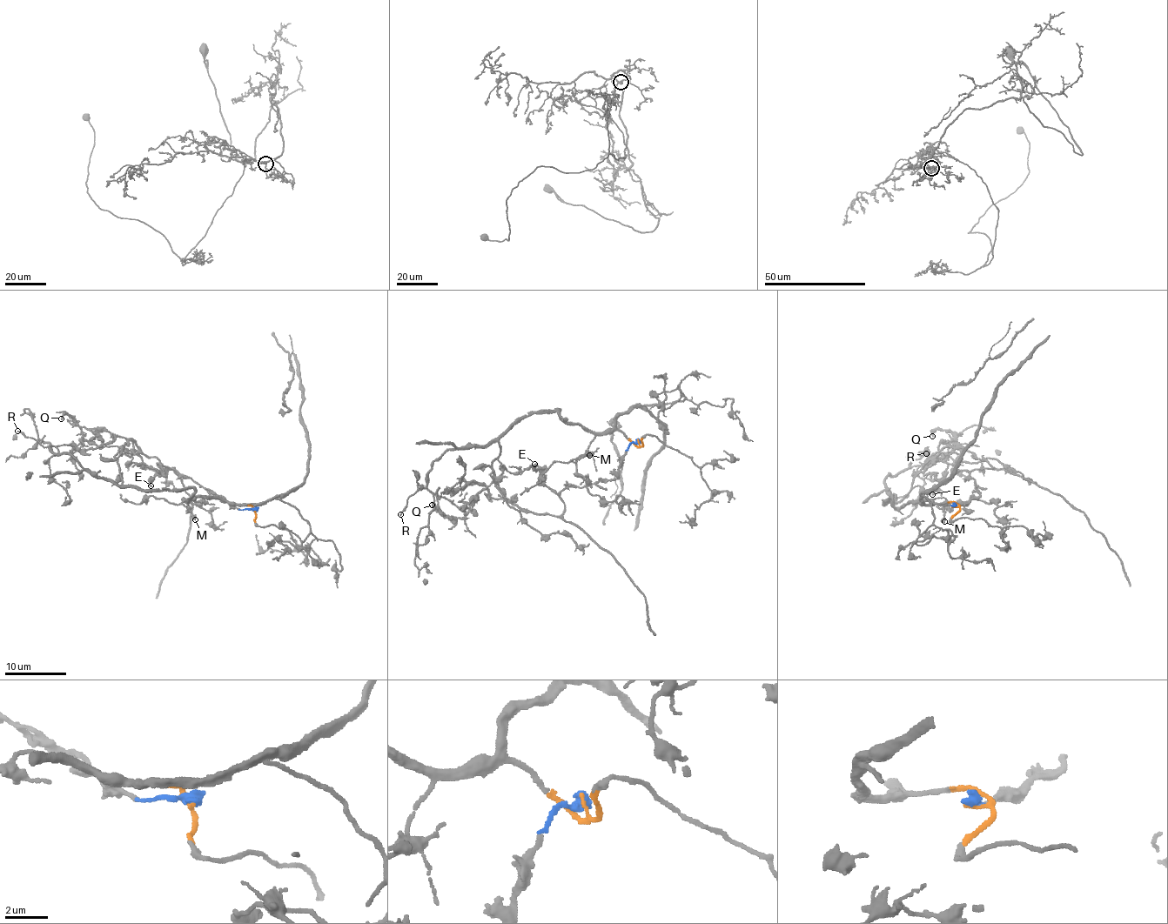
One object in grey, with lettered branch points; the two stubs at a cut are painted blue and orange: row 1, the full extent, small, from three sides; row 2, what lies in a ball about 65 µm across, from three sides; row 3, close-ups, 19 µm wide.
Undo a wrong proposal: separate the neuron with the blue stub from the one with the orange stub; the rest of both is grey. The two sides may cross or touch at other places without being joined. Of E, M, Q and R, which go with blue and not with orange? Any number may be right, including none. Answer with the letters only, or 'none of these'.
E, Q

